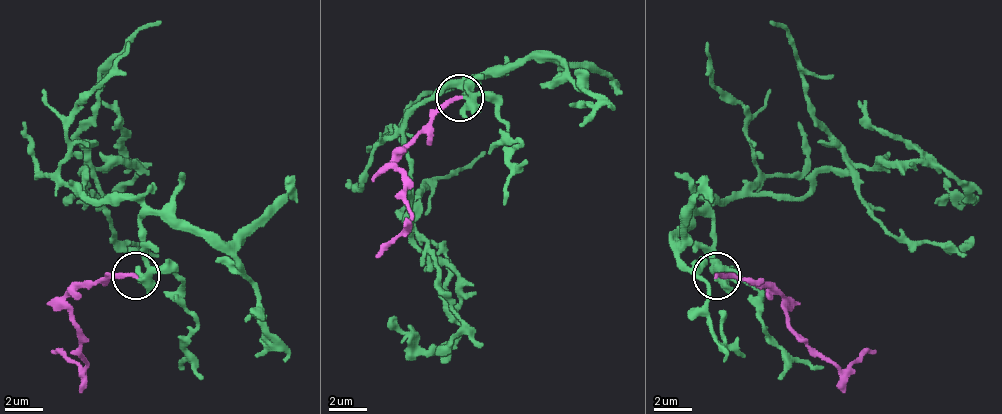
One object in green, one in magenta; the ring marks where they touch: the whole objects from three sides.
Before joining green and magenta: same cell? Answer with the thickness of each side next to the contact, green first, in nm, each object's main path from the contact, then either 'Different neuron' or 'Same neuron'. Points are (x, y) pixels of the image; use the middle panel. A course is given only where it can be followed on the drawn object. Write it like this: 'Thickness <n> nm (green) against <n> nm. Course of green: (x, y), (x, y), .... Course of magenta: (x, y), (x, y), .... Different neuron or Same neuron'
Thickness 220 nm (green) against 240 nm. Course of green: (458, 97), (468, 97), (440, 87), (407, 120), (407, 232), (458, 279), (458, 335), (430, 349), (388, 316). Course of magenta: (458, 97), (393, 157), (407, 218), (374, 256). Same neuron

